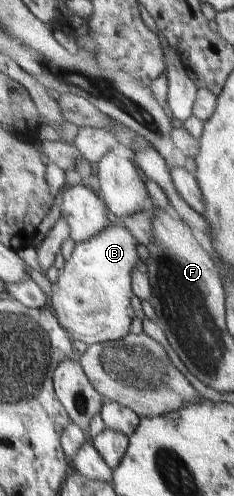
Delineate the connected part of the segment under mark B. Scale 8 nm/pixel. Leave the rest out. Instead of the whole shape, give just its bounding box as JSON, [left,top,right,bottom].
[49,221,141,346]

